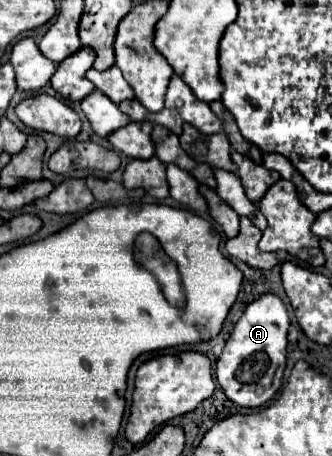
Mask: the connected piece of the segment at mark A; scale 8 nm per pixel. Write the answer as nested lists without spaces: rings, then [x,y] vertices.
[[[262,294],[244,308],[244,314],[236,322],[218,362],[216,380],[222,386],[228,400],[244,408],[260,408],[268,404],[282,386],[282,374],[286,368],[290,316],[284,302],[276,294]]]

